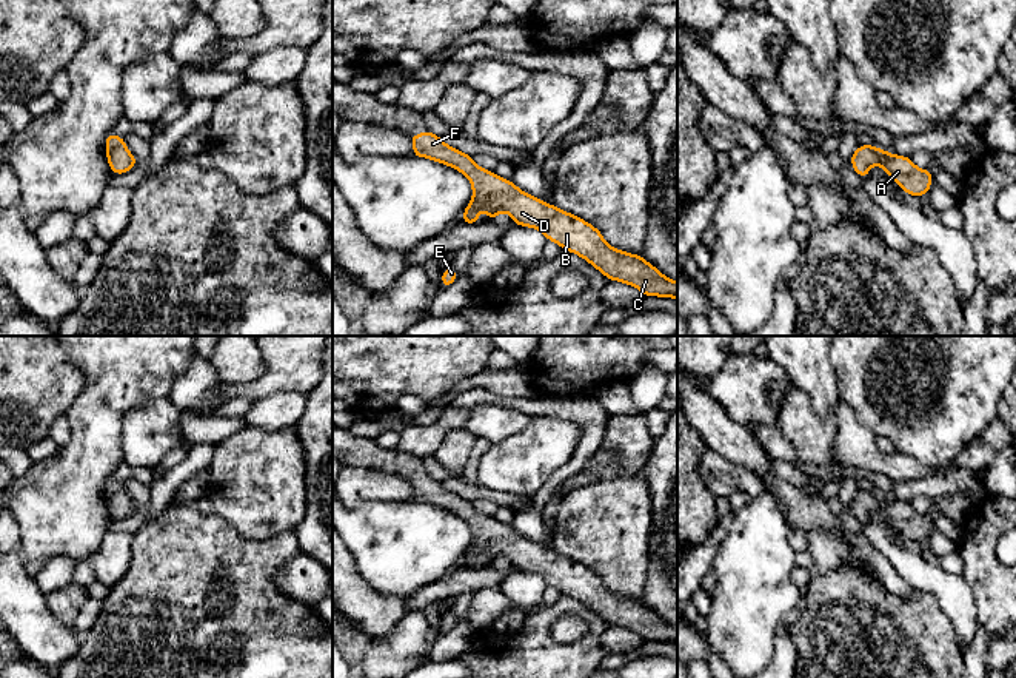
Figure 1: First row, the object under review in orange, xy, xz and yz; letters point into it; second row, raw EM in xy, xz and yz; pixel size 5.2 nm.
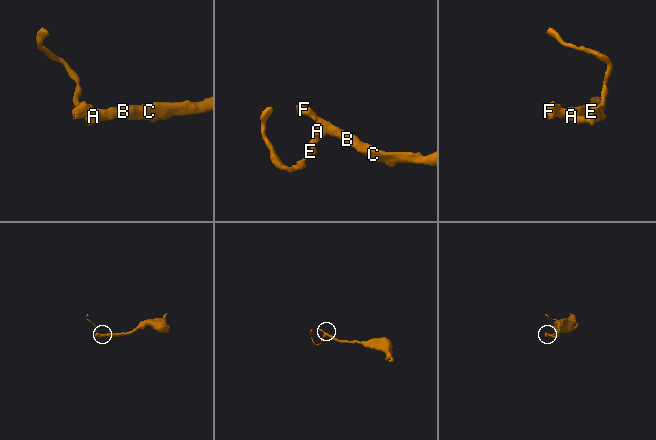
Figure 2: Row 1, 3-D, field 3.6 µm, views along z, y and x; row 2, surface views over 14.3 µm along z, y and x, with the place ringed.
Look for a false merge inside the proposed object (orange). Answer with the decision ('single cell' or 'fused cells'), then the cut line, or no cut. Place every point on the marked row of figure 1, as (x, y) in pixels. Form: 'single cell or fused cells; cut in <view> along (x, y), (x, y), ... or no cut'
single cell; no cut

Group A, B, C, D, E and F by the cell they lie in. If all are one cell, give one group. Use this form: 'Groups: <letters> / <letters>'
Groups: A B C D E F

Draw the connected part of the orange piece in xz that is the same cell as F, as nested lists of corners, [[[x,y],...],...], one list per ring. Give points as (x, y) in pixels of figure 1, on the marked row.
[[[428,129],[409,136],[416,157],[426,157],[463,173],[473,186],[471,203],[463,210],[462,223],[477,223],[479,211],[488,211],[493,222],[500,211],[506,211],[520,227],[537,228],[548,240],[568,250],[610,280],[636,287],[643,296],[677,299],[677,282],[665,277],[642,256],[613,248],[602,233],[583,219],[565,213],[554,205],[523,193],[511,180],[477,166],[471,156],[451,148]]]

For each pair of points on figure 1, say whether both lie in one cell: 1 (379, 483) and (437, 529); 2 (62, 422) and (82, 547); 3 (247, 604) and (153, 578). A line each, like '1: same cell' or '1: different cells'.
1: different cells
2: different cells
3: same cell

